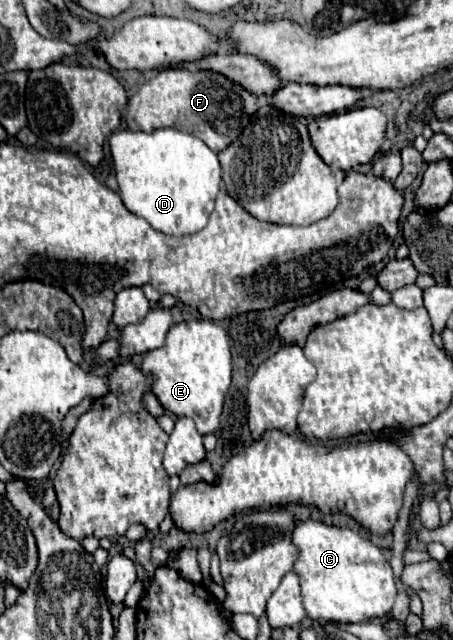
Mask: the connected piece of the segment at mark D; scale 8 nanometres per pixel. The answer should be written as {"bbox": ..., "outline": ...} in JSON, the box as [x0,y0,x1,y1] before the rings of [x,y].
{"bbox":[108,128,222,236],"outline":[[[174,128],[150,134],[116,130],[108,144],[120,184],[120,198],[130,212],[146,218],[154,230],[170,236],[194,234],[206,226],[222,176],[216,152],[200,138]]]}

